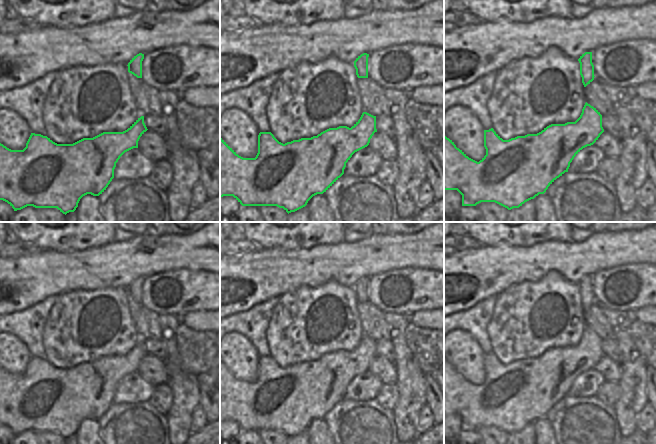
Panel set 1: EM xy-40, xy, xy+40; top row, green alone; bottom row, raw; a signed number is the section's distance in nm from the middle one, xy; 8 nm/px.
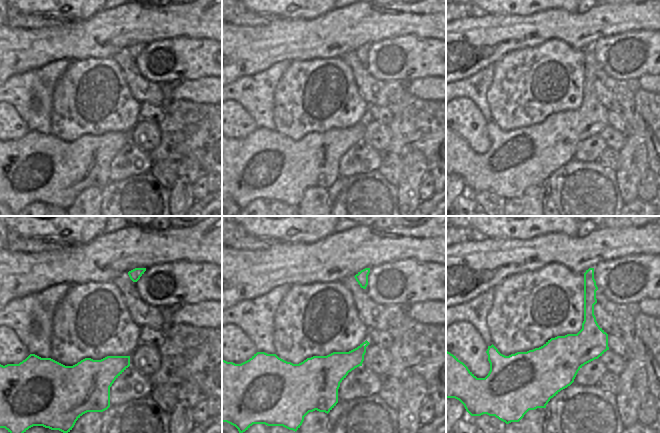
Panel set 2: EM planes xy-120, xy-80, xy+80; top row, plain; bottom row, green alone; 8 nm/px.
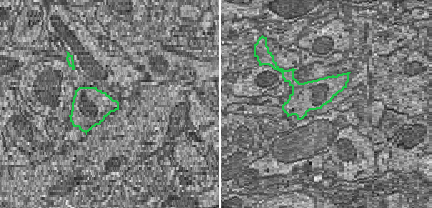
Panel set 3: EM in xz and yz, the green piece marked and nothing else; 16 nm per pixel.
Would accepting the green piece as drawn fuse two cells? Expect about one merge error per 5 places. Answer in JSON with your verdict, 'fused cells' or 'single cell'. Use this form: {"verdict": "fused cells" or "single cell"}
{"verdict": "single cell"}

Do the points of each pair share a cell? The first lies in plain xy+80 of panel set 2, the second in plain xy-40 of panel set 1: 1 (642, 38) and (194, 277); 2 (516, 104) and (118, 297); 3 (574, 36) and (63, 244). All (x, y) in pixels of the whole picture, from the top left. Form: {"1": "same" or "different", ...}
{"1": "same", "2": "same", "3": "different"}

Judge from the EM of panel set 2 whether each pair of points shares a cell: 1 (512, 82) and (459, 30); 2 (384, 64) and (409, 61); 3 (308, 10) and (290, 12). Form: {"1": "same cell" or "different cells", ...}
{"1": "different cells", "2": "same cell", "3": "same cell"}

